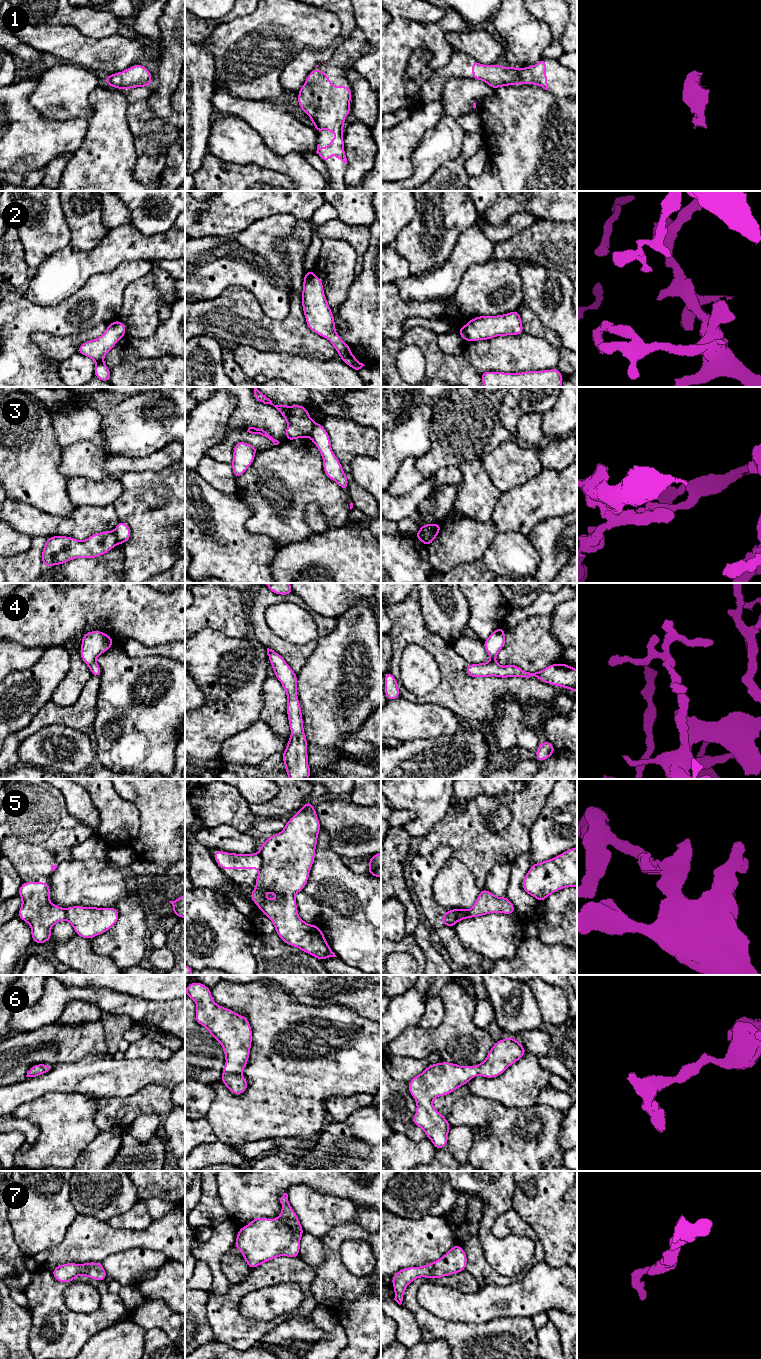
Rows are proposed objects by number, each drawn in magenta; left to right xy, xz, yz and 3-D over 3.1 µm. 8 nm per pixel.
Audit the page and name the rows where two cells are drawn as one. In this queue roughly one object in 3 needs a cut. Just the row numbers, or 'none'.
3, 5

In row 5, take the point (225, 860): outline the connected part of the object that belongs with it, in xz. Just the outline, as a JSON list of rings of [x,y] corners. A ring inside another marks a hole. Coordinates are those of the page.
[[[216,850],[213,853],[220,869],[261,869],[262,857],[259,853],[237,854]]]

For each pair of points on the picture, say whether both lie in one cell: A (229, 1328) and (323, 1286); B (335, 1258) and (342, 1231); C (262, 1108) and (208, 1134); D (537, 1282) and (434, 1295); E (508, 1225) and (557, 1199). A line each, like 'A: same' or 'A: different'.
A: different
B: same
C: different
D: same
E: different

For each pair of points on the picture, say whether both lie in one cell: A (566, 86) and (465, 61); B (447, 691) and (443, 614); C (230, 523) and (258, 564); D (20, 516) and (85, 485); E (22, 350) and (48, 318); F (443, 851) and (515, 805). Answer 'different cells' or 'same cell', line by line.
A: same cell
B: different cells
C: same cell
D: different cells
E: same cell
F: different cells

